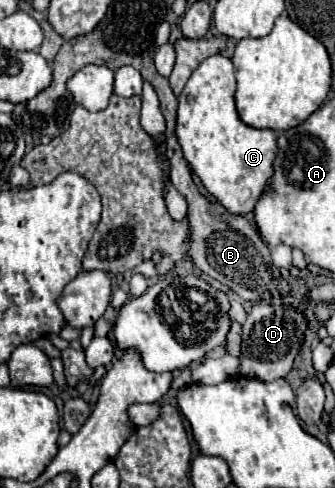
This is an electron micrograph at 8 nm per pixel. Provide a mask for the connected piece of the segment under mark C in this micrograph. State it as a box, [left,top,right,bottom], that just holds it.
[178,54,276,214]

